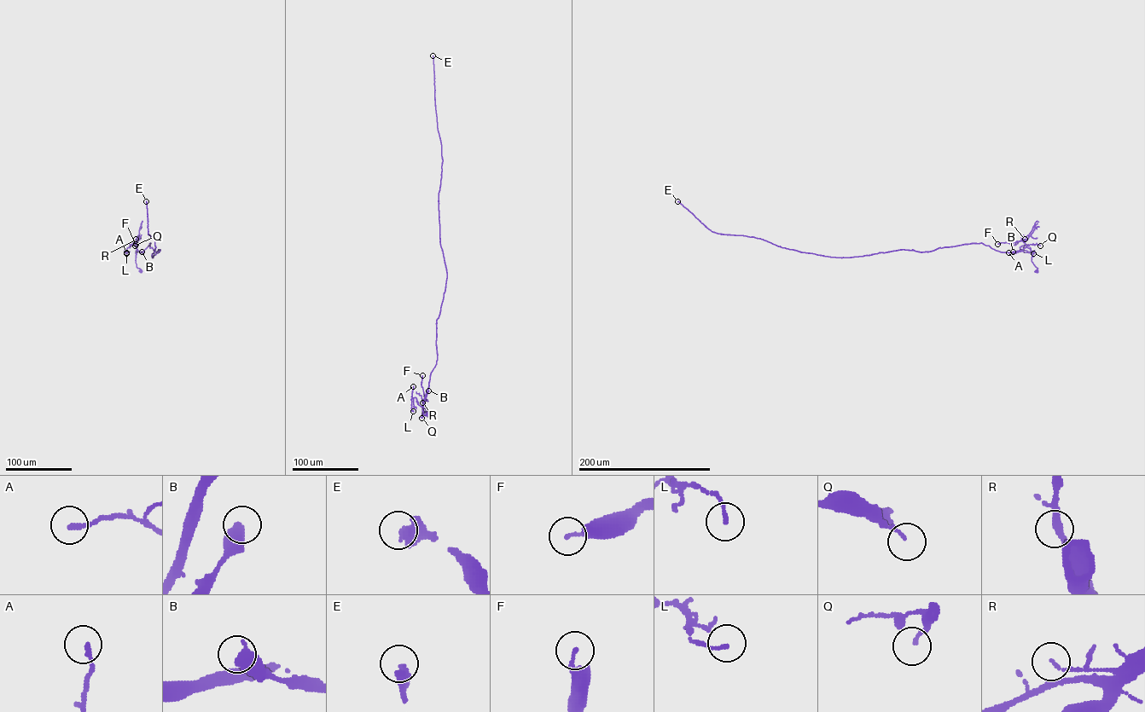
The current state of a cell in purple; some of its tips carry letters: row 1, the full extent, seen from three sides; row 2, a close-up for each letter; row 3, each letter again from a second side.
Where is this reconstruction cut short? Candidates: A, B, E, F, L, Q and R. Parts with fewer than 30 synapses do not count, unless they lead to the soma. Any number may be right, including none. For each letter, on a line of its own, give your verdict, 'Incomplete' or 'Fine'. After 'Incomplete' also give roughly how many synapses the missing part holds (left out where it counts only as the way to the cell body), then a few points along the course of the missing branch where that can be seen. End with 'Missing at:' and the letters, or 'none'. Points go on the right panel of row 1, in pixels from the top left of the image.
A: Fine
B: Fine
E: Incomplete. Roughly 200 synapses
F: Fine
L: Fine
Q: Fine
R: Fine
Missing at: E

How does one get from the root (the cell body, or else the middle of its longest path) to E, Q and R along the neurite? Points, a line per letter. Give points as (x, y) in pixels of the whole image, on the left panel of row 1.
E: (141, 270), (136, 247), (142, 252), (150, 243), (160, 250), (152, 257), (146, 201)
Q: (141, 270), (136, 267), (135, 246)
R: (141, 270), (136, 263), (136, 239)

